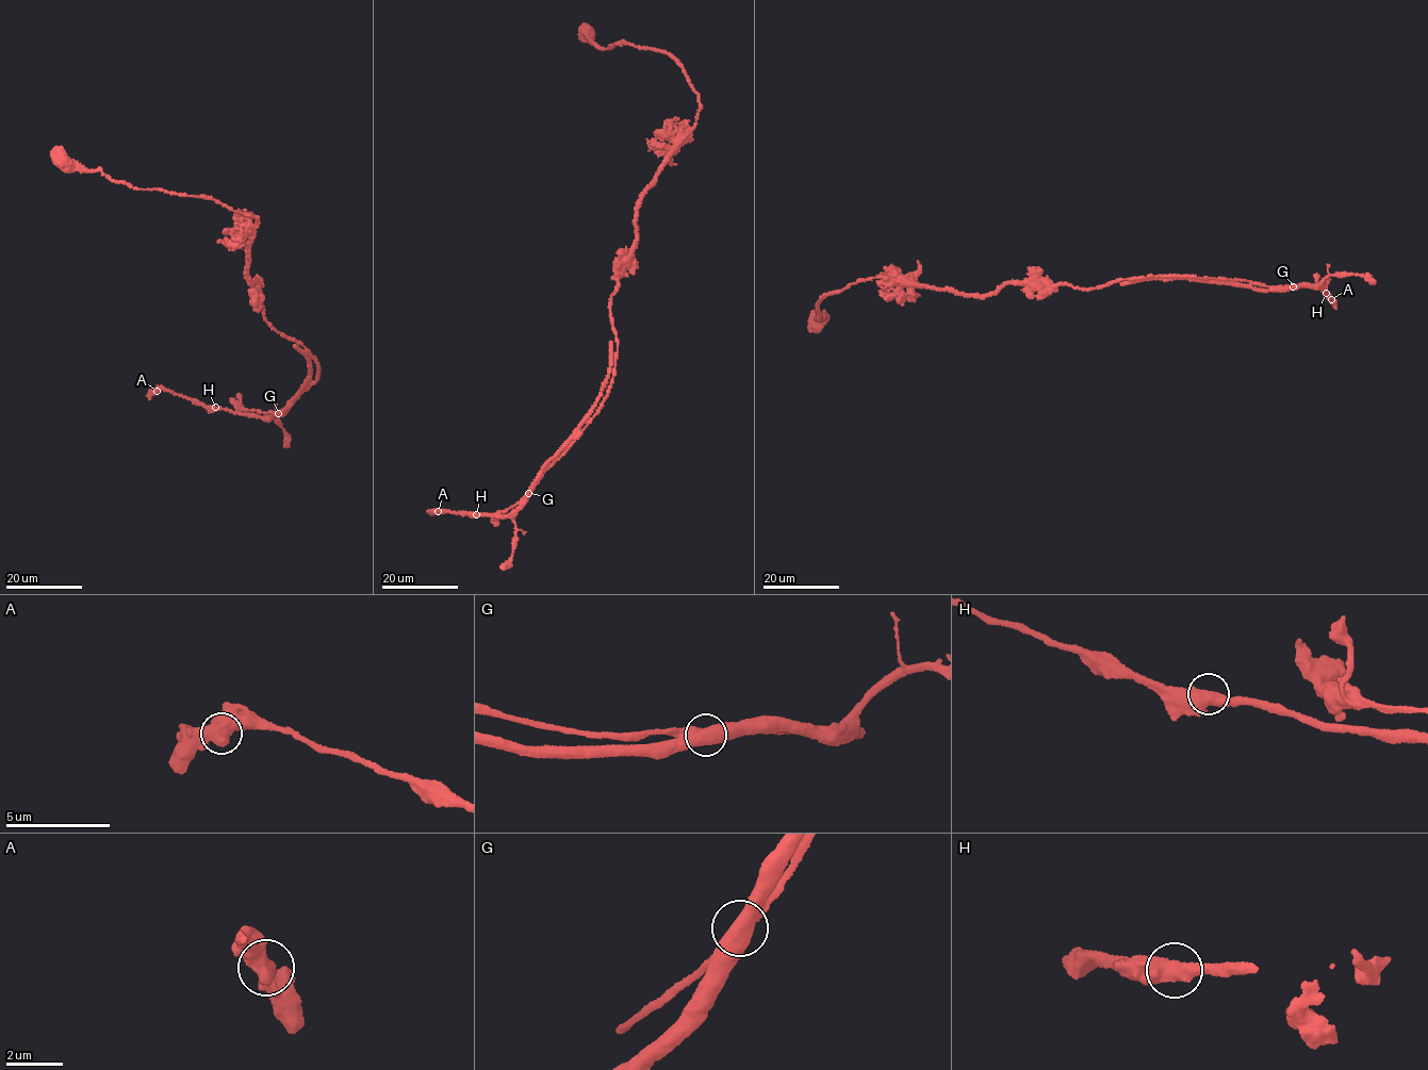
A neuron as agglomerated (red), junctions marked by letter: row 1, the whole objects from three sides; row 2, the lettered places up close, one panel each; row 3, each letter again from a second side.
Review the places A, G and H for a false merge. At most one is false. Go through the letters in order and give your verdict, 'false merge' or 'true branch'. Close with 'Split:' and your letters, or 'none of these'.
A: true branch
G: false merge
H: true branch
Split: G

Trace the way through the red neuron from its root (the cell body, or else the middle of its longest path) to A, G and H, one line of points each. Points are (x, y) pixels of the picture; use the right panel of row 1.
A: (818, 322), (826, 294), (875, 277), (978, 295), (1019, 281), (1084, 290), (1176, 275), (1318, 285), (1331, 299)
G: (818, 322), (826, 294), (875, 277), (972, 295), (1019, 281), (1084, 290), (1176, 275), (1293, 286)
H: (818, 322), (826, 294), (875, 277), (972, 295), (1019, 281), (1084, 290), (1176, 275), (1326, 293)

